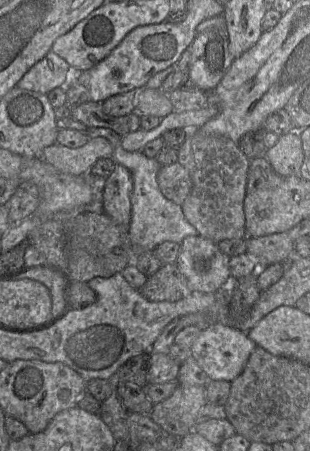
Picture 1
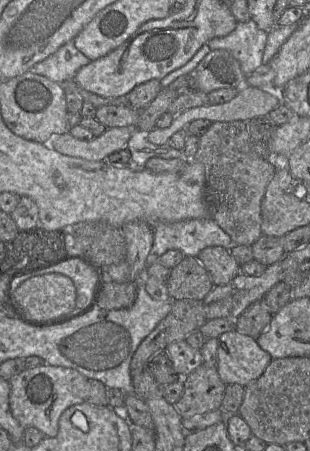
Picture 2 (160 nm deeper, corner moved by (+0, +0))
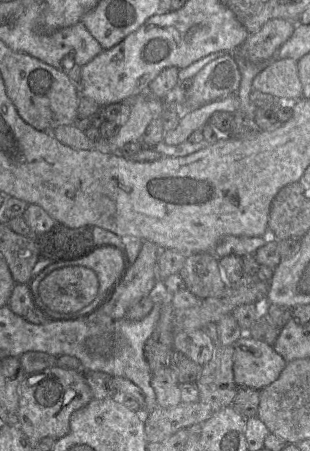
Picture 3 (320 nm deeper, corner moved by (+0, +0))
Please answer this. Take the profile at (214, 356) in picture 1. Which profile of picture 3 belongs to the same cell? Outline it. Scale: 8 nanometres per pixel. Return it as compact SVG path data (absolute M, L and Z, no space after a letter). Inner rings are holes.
M247 333L233 346L233 374L239 388L262 390L280 376L287 364L273 346Z

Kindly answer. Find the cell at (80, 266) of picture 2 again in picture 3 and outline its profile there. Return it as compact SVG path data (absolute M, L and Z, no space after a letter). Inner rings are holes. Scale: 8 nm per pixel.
M101 246L97 247L92 253L82 258L50 264L42 269L39 273L35 274L31 281L46 270L49 270L49 273L51 273L54 270L69 266L84 266L92 269L96 273L99 281L97 296L83 310L73 311L69 314L57 313L45 308L45 314L50 319L75 319L78 317L86 317L95 312L108 298L112 289L116 286L127 270L125 264L125 255L121 249L115 246Z

